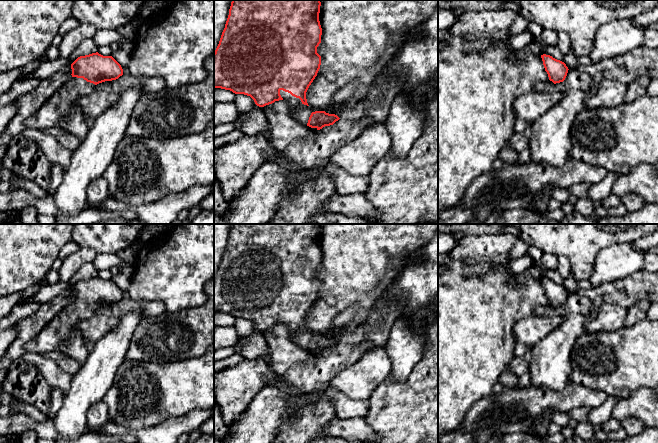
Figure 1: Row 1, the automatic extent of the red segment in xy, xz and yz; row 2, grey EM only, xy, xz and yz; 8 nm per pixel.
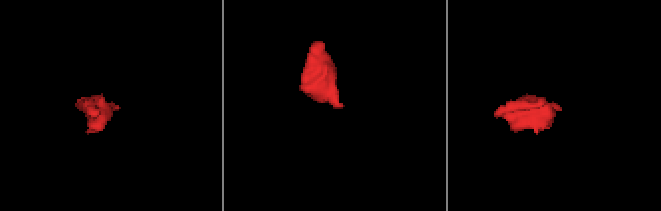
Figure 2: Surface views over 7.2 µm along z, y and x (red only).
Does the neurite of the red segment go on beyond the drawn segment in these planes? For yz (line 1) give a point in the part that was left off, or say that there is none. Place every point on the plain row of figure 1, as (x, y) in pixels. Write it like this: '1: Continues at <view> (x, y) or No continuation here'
1: No continuation here

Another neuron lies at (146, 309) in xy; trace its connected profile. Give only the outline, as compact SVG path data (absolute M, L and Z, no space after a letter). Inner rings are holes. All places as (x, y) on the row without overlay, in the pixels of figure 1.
M123 298L116 304L105 305L96 309L97 314L113 316L119 319L128 312L137 312L142 318L156 316L166 311L165 306L160 301L139 302L131 298Z

